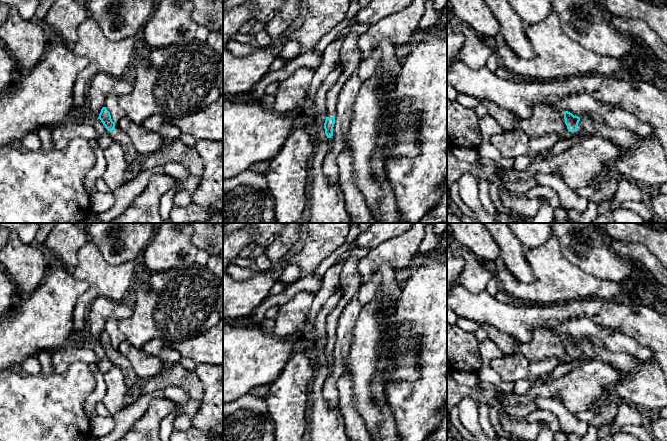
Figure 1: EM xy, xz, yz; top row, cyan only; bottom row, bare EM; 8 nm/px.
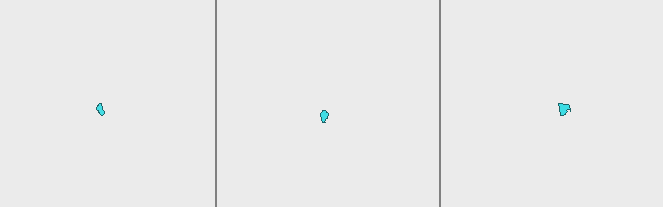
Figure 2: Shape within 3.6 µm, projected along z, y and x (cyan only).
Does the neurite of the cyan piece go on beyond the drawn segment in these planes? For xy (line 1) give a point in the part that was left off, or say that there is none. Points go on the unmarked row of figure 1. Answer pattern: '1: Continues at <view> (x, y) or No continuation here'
1: No continuation here

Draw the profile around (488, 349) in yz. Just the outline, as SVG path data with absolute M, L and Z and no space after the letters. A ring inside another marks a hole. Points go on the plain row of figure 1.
M485 338L479 342L479 351L482 359L481 369L477 373L479 379L492 385L498 384L501 381L501 377L491 368L490 363L495 358L502 358L505 354L489 338Z

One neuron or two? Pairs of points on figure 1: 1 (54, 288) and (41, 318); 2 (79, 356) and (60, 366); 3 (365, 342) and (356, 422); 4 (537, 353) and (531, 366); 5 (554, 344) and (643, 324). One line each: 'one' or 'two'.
1: one
2: one
3: two
4: two
5: one

